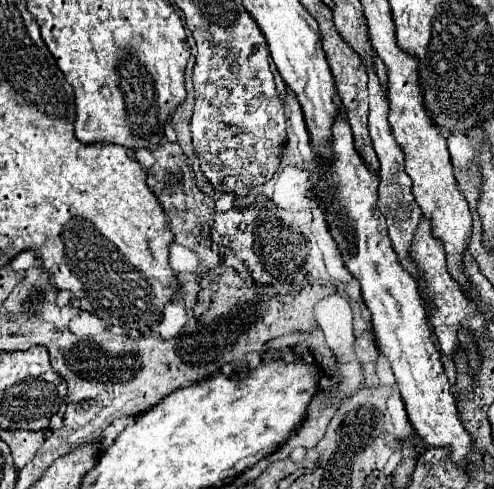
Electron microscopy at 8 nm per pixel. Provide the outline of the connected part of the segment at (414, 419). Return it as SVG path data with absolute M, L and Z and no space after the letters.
M342 112L336 114L330 130L332 158L322 160L314 156L314 192L318 206L334 242L338 244L344 266L360 282L362 298L372 312L372 330L378 348L392 366L396 384L406 404L408 420L412 422L416 434L432 448L452 450L452 460L462 464L462 468L468 468L472 464L470 454L474 450L474 438L458 416L456 400L450 394L450 384L440 362L440 352L432 338L432 330L428 326L428 316L418 292L418 284L414 276L400 264L400 258L394 252L394 244L388 236L386 220L376 208L378 172L370 170L356 152L350 124Z

